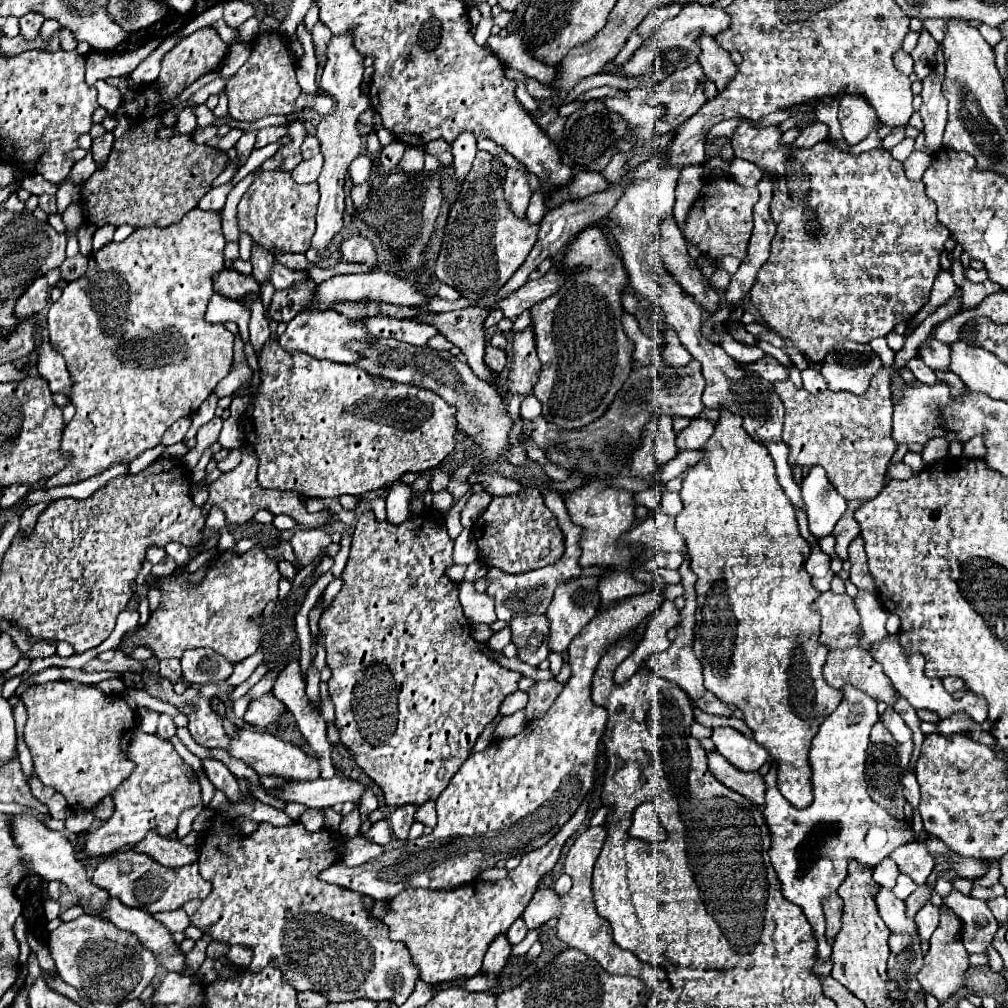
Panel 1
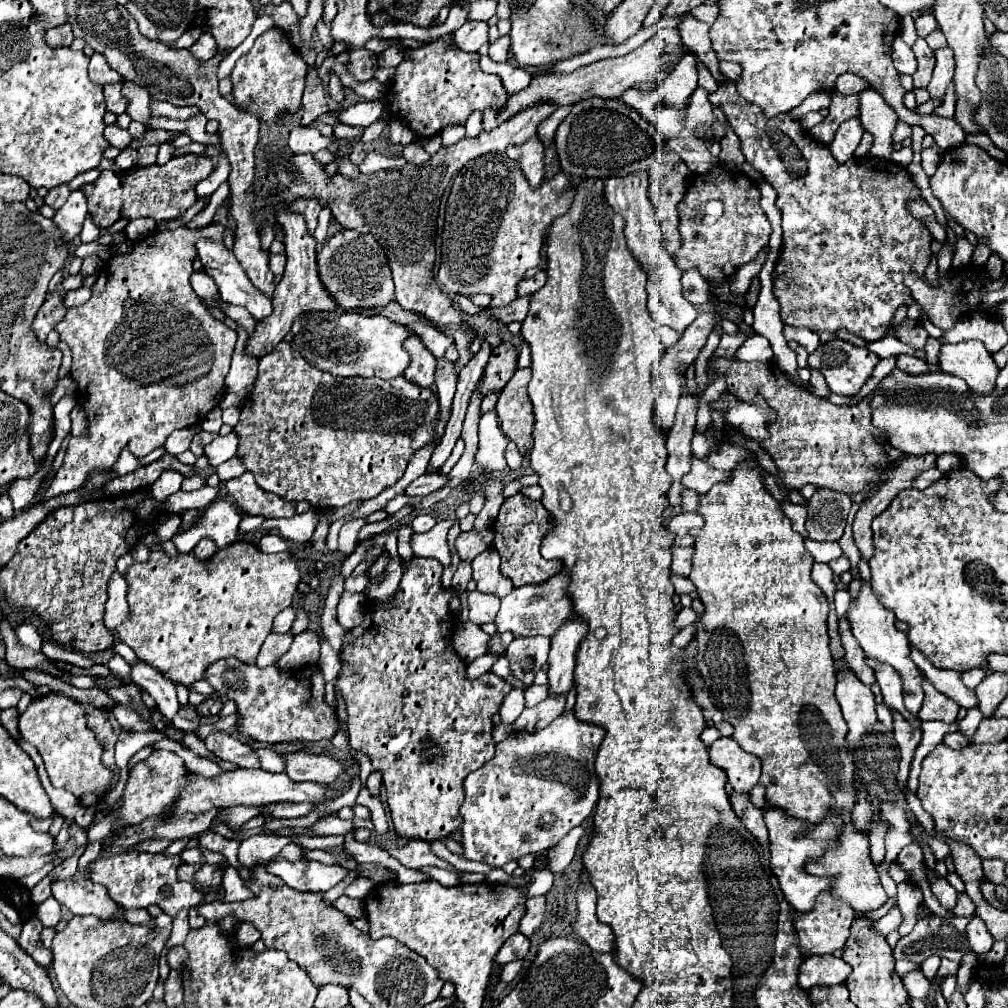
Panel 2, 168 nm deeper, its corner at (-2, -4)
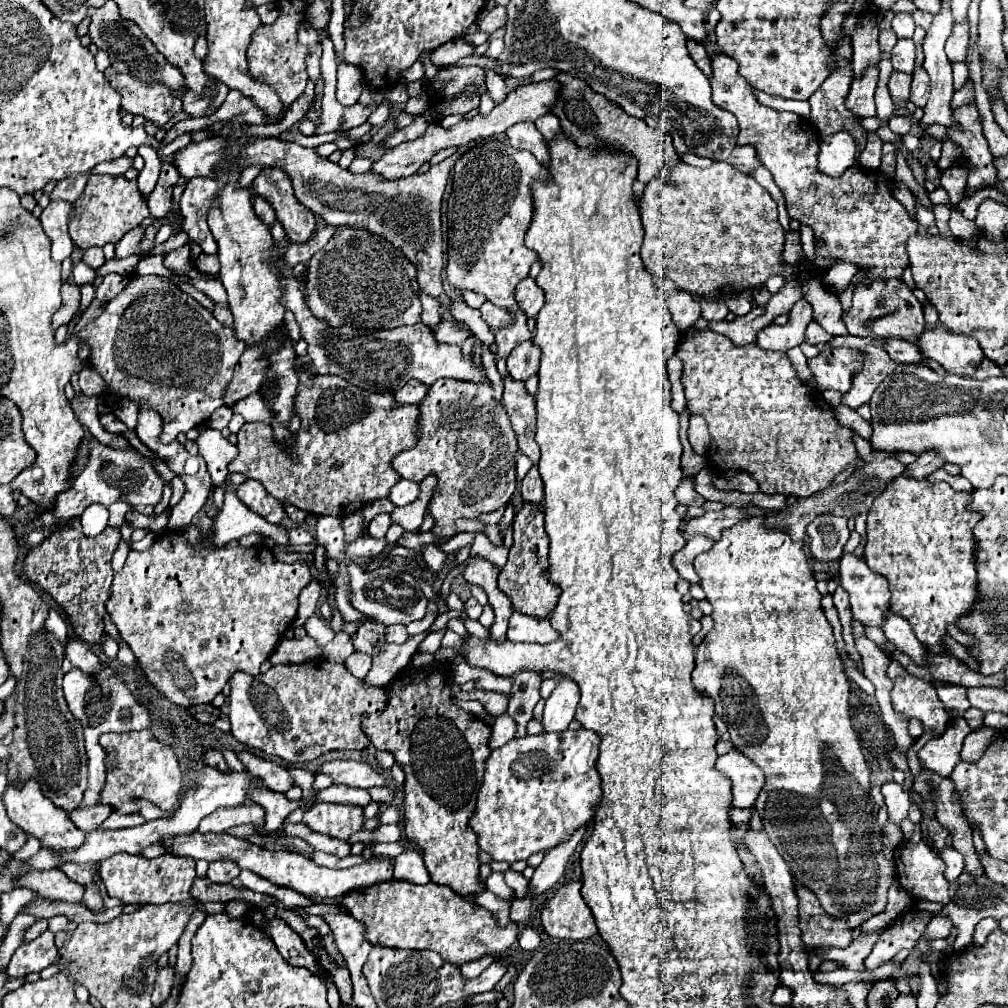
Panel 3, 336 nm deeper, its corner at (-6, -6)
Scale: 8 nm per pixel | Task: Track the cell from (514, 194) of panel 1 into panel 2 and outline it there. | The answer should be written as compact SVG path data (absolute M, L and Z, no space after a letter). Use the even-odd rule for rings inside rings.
M533 135L531 139L527 139L521 145L515 147L507 147L507 155L515 161L519 161L525 177L529 179L529 183L533 187L537 187L541 183L541 179L545 177L545 147L541 145L539 137Z

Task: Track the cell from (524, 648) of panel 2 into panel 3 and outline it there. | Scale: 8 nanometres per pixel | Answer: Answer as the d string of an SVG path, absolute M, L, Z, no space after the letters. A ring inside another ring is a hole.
M517 671L511 675L513 687L511 687L511 701L507 713L515 719L517 723L517 735L515 737L525 737L525 725L533 717L533 707L541 699L539 689L541 689L541 673L537 671Z

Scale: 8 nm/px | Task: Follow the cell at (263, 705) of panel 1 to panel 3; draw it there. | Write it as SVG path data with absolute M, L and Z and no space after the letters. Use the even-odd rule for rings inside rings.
M323 657L305 661L301 665L273 665L267 673L249 675L237 671L229 679L229 721L231 733L247 747L261 749L269 755L281 757L289 763L305 763L331 749L365 749L369 747L367 735L361 731L361 717L371 715L385 705L385 689L363 687L361 679L355 679L345 665L329 663Z

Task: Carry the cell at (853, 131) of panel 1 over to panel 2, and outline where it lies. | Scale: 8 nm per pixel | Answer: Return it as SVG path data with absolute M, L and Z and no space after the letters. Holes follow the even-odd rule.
M849 119L843 125L839 125L839 129L835 131L833 141L827 145L831 155L835 155L835 159L839 163L845 163L847 159L853 157L853 151L857 149L859 141L863 137L863 127L857 119Z

